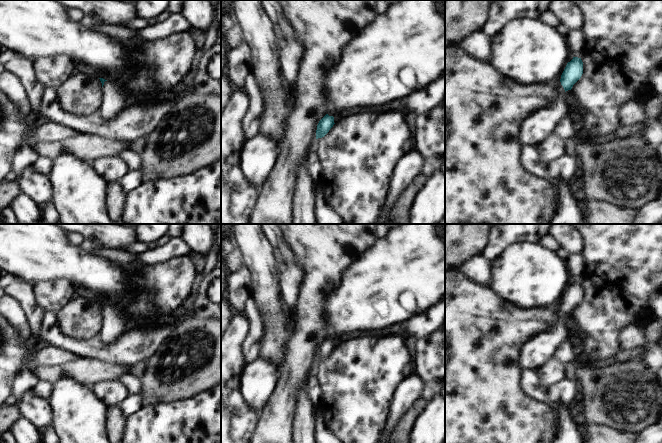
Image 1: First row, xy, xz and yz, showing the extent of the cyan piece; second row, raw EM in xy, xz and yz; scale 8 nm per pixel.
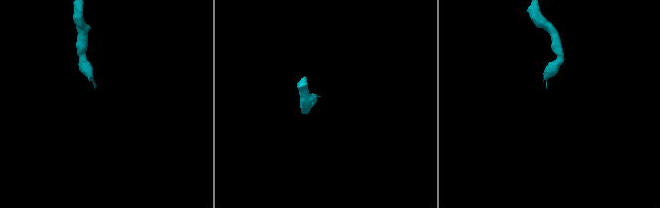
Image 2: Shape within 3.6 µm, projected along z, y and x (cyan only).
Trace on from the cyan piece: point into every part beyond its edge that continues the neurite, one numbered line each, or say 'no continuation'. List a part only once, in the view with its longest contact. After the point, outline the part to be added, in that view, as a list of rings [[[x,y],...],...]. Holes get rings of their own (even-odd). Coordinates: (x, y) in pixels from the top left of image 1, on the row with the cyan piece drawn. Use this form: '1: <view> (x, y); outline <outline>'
1: yz (541, 124); outline [[[558,82],[557,97],[547,106],[532,113],[521,125],[521,145],[537,146],[543,140],[555,134],[555,128],[561,119],[567,116],[565,90]]]

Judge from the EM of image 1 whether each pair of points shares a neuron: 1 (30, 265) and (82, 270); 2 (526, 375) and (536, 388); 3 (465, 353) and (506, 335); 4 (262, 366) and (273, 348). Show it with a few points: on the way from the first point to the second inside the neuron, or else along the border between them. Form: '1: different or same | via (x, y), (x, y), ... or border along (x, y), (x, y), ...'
1: same | via (43, 265), (69, 265)
2: same | via (529, 378), (533, 385)
3: same | via (475, 352), (482, 349), (496, 337)
4: different | border along (258, 357), (269, 360), (275, 366), (278, 375)

